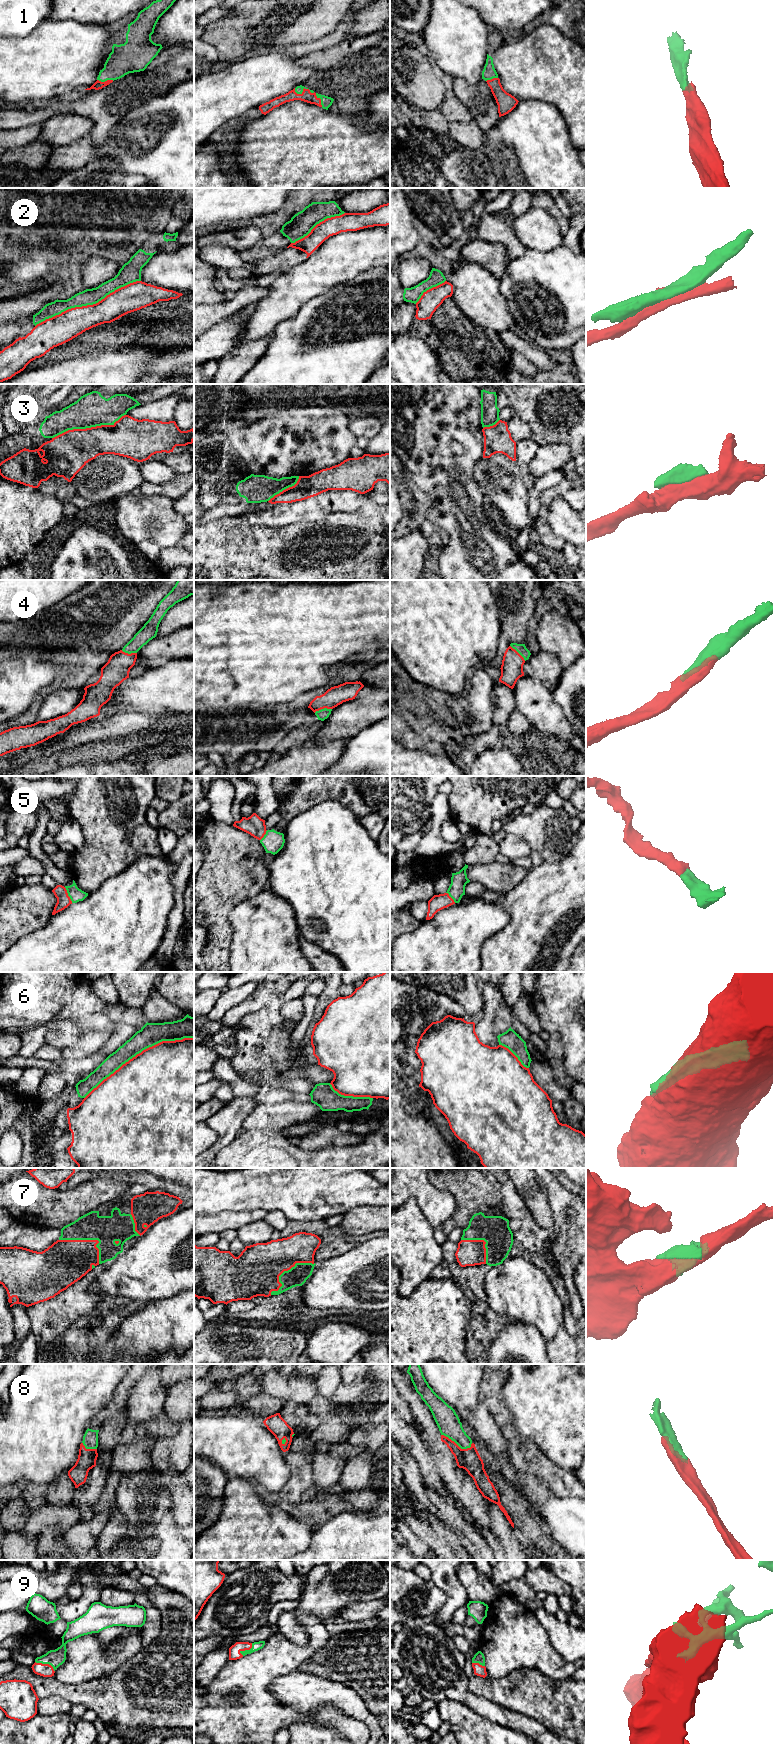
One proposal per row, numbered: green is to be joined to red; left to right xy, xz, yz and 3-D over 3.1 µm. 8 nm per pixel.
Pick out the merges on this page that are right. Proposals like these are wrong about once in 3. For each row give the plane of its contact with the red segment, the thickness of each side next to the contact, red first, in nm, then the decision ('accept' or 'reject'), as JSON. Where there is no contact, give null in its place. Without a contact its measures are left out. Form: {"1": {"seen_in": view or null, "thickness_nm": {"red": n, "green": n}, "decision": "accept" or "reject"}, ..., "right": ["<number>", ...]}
{"1": {"seen_in": "xz", "thickness_nm": {"red": 90, "green": 60}, "decision": "accept"}, "2": {"seen_in": "xy", "thickness_nm": {"red": 220, "green": 130}, "decision": "reject"}, "3": {"seen_in": "xy", "thickness_nm": {"red": 320, "green": 280}, "decision": "reject"}, "4": {"seen_in": "xz", "thickness_nm": {"red": 150, "green": 90}, "decision": "accept"}, "5": {"seen_in": "xy", "thickness_nm": {"red": 110, "green": 110}, "decision": "accept"}, "6": {"seen_in": "xy", "thickness_nm": {"red": 500, "green": 180}, "decision": "reject"}, "7": {"seen_in": "xy", "thickness_nm": {"red": 360, "green": 220}, "decision": "accept"}, "8": {"seen_in": "yz", "thickness_nm": {"red": 180, "green": 190}, "decision": "accept"}, "9": {"seen_in": "xy", "thickness_nm": {"red": 110, "green": 140}, "decision": "accept"}, "right": ["1", "4", "5", "7", "8", "9"]}

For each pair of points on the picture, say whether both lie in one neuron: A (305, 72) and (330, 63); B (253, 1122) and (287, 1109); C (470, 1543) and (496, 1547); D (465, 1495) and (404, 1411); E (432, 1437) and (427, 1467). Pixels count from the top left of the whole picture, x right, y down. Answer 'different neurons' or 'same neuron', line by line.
A: different neurons
B: same neuron
C: different neurons
D: different neurons
E: different neurons

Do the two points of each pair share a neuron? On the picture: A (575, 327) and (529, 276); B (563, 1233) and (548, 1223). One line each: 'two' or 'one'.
A: one
B: two

